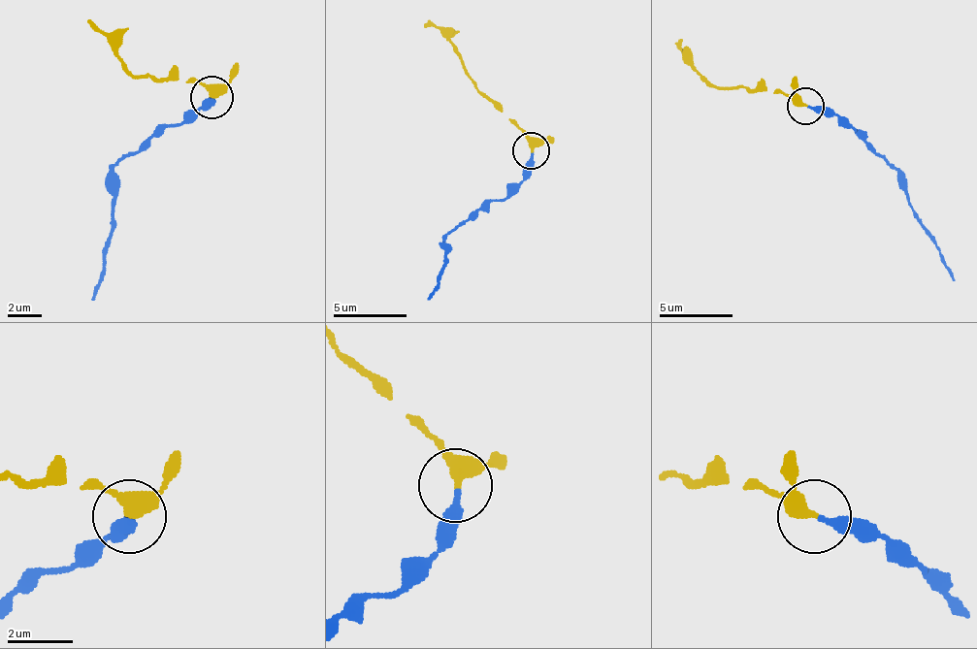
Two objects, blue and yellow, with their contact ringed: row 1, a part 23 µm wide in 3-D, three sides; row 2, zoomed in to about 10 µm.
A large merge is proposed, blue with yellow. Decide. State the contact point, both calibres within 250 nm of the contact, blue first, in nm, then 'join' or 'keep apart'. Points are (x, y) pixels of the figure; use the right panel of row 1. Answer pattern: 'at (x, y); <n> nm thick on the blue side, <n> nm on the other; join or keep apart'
at (805, 106); 280 nm thick on the blue side, 320 nm on the other; join

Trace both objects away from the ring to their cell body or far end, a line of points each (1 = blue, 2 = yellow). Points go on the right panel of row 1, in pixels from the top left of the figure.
1: (808, 107), (827, 107), (896, 173), (926, 235), (955, 279)
2: (804, 107), (782, 91), (745, 91), (712, 84), (679, 48), (683, 40)

